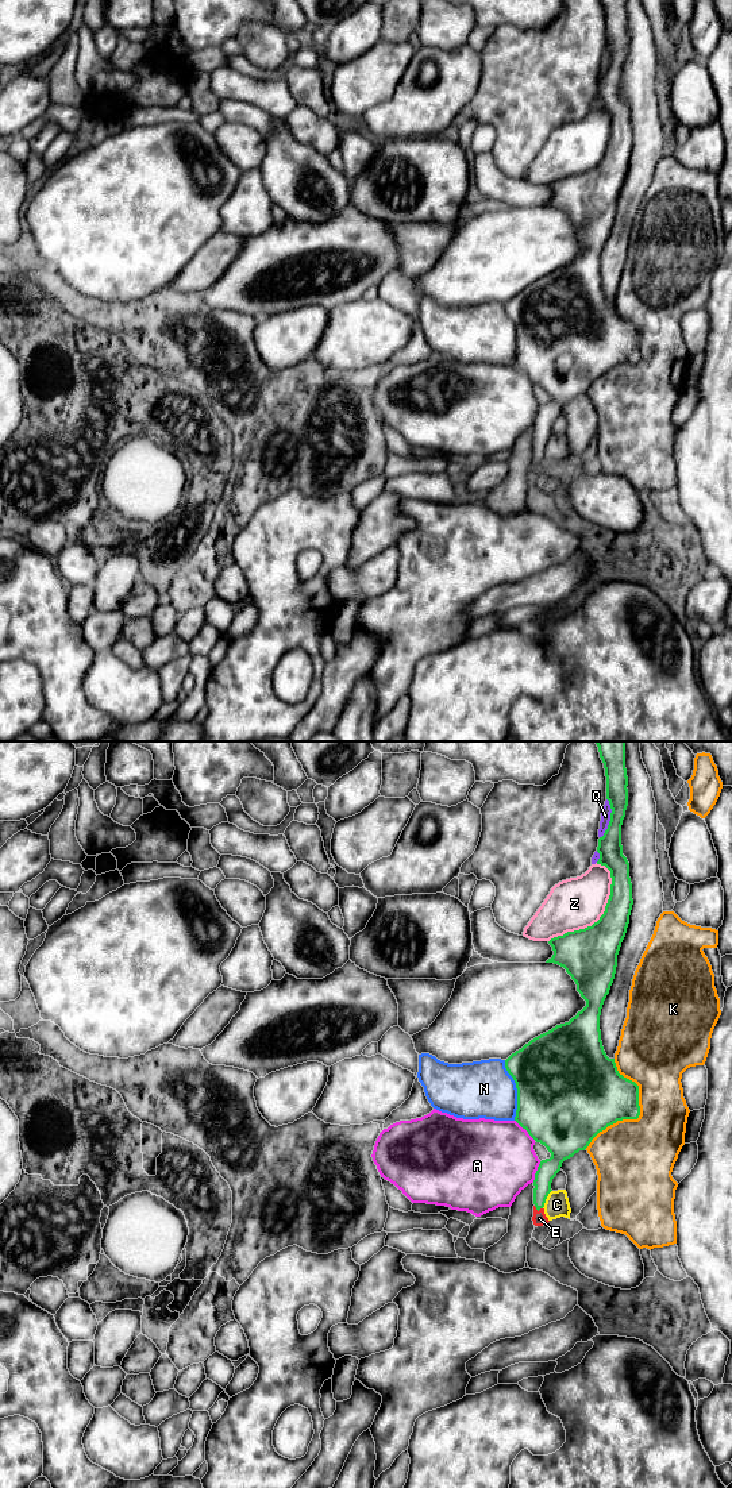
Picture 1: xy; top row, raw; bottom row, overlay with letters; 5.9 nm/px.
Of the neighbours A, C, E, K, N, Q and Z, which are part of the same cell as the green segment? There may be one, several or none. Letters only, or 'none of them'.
E

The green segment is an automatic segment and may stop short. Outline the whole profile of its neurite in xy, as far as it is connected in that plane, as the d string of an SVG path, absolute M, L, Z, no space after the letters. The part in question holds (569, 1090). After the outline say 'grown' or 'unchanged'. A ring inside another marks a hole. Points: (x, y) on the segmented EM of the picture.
M596 741L596 744L605 768L606 799L612 809L608 829L598 839L597 864L610 871L610 895L604 914L592 926L567 932L548 941L554 955L546 961L566 969L586 1006L569 1022L535 1037L505 1060L505 1068L517 1088L515 1121L551 1153L550 1159L540 1161L535 1173L532 1217L535 1226L550 1222L543 1207L562 1163L585 1150L608 1126L623 1119L637 1119L640 1115L639 1086L619 1073L615 1059L609 1059L604 1051L600 1030L601 1009L615 979L617 955L627 933L633 899L629 863L623 855L621 845L621 825L628 806L625 741Z | grown

